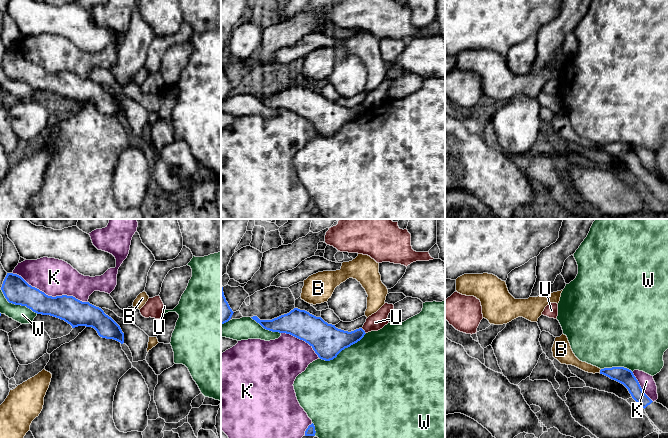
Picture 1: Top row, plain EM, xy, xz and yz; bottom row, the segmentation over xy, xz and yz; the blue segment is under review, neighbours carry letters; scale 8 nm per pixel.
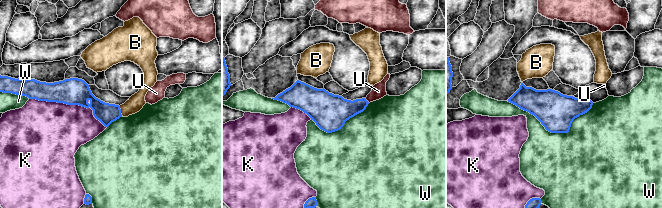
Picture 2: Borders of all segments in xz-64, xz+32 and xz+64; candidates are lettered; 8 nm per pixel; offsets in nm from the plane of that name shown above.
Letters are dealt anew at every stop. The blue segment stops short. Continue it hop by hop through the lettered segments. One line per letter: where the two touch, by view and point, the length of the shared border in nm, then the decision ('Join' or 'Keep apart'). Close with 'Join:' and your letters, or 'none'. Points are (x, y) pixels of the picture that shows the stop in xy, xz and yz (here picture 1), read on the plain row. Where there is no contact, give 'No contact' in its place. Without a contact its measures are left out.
B: Touches blue at yz (600, 147). Shared border 40 nm. Keep apart
K: Touches blue at xy (50, 72). Shared border 650 nm. Keep apart
U: Touches blue at xz (364, 107). Shared border 60 nm. Keep apart
W: Touches blue at xz (342, 125). Shared border 440 nm. Keep apart
Join: none

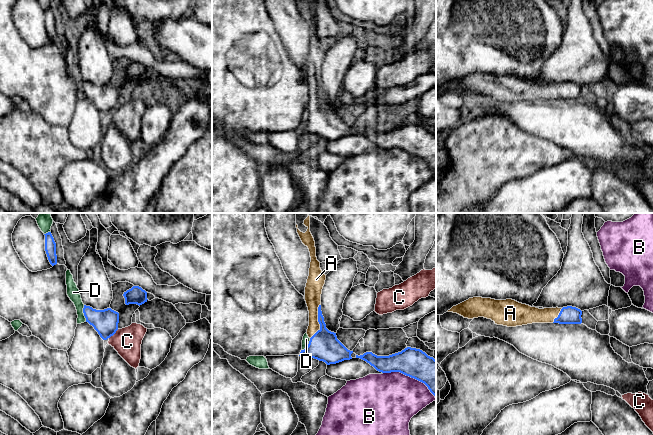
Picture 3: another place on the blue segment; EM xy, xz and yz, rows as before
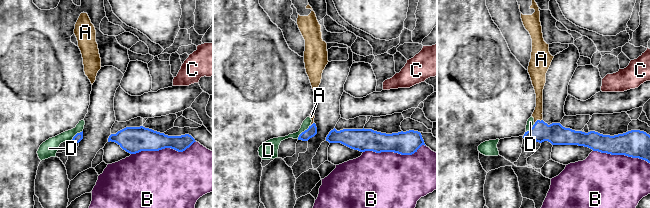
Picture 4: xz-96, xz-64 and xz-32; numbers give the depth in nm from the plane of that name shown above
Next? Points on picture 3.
A: Touches blue at xz (318, 97). Shared border 300 nm. Join
B: Touches blue at xz (411, 153). Shared border 480 nm. Keep apart
C: Touches blue at xy (113, 110). Shared border 110 nm. Keep apart
D: Touches blue at xy (83, 88). Shared border 140 nm. Keep apart
Join: A

